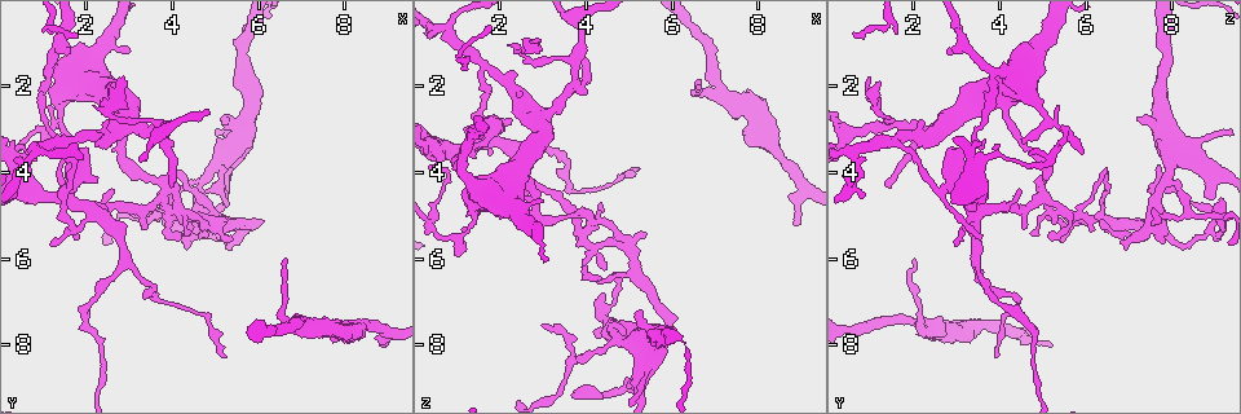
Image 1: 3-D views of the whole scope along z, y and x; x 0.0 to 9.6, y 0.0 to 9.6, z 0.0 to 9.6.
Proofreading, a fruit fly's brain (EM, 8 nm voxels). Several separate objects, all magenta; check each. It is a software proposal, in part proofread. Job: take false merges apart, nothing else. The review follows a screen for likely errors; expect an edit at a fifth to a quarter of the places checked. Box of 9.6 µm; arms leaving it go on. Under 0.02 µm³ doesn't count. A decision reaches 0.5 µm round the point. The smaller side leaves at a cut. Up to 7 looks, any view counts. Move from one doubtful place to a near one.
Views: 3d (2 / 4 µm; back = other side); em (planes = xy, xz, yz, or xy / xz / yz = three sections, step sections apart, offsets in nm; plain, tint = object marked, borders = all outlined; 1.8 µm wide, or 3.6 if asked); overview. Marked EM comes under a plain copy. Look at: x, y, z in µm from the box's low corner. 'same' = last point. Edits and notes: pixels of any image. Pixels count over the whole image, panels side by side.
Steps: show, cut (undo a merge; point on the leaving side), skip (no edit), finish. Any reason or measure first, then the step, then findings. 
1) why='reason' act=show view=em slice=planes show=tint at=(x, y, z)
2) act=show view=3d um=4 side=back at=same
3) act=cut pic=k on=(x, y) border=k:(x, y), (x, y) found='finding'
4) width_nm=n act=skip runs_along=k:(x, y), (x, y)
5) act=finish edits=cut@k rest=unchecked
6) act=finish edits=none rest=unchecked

why='sharp bend' act=show view=em slice=planes show=tint at=(3.65, 4.90, 8.35)

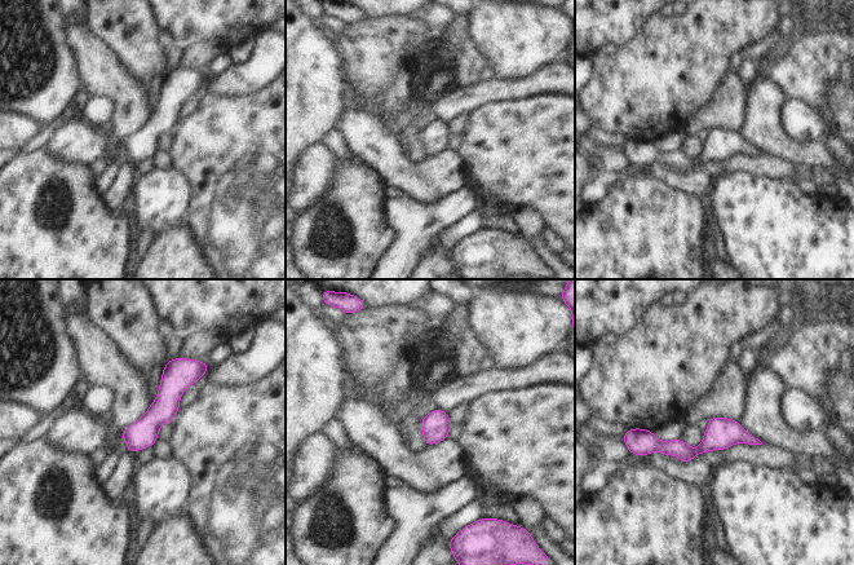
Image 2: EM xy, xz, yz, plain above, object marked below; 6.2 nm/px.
act=skip runs_along=2:(644, 438), (684, 451), (715, 437), (755, 441) found='continuous, no second cell'

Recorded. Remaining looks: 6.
why='two arms in line, one across' act=show view=em slice=xy step=8 show=tint at=(5.05, 5.00, 6.35)

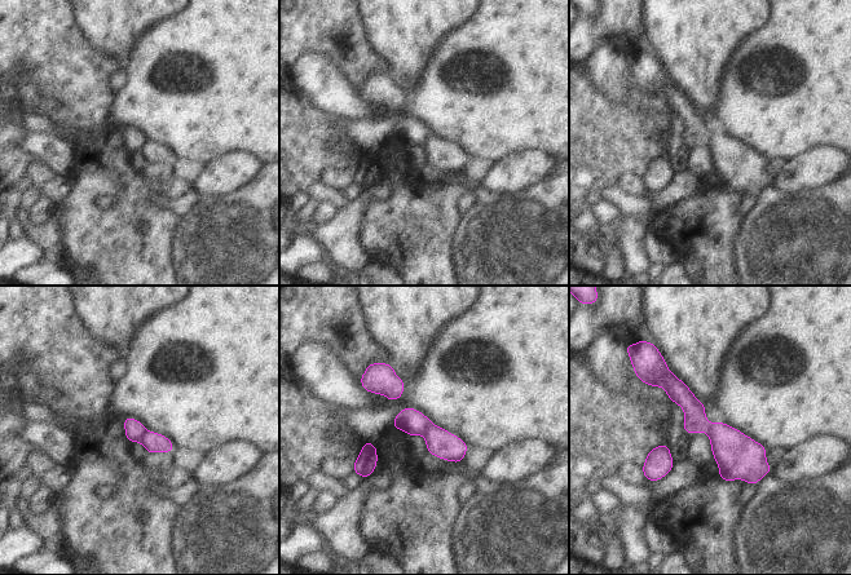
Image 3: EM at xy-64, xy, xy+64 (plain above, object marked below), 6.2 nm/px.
why='cut it another way' act=show view=em slice=planes show=tint at=same

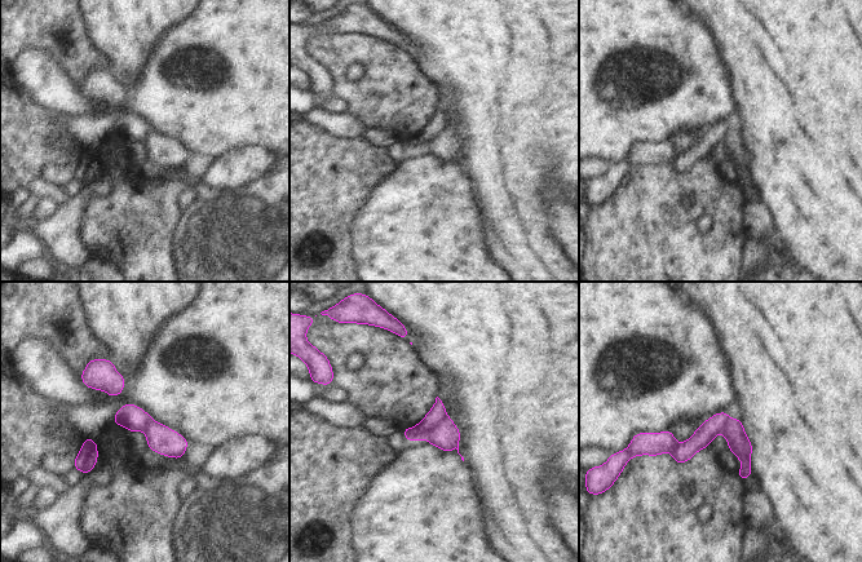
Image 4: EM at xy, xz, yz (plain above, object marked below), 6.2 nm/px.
width_nm=140 act=cut pic=4 on=(445, 436) found='two cells meet here'

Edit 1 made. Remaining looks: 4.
act=show view=overview

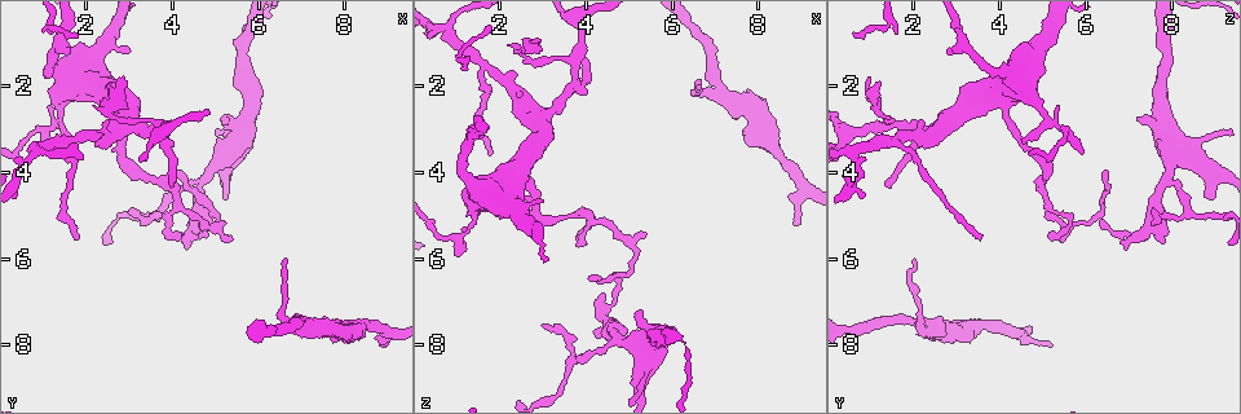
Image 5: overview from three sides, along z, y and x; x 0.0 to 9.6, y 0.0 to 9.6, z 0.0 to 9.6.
why='calibre changes' act=show view=em slice=planes show=tint at=(1.15, 2.85, 5.45)

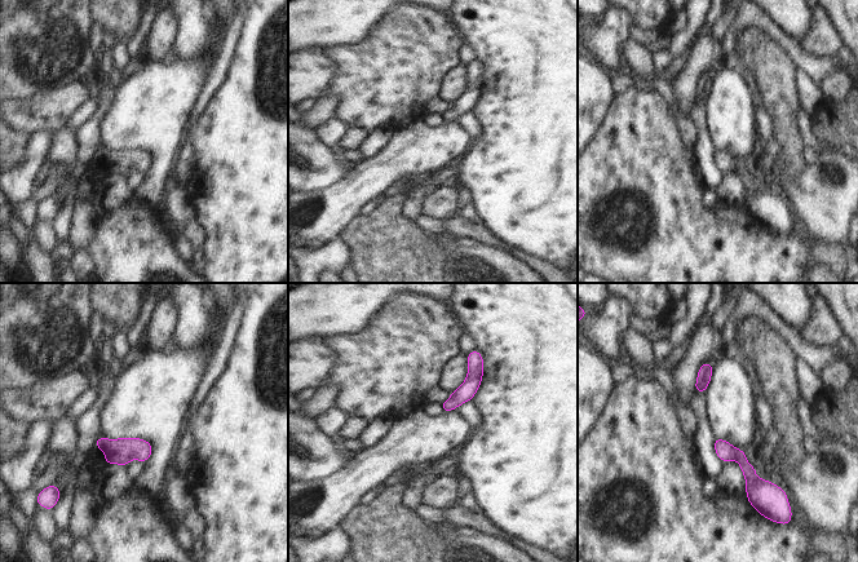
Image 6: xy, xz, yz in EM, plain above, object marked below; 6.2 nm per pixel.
act=skip runs_along=6:(717, 442), (763, 487), (772, 487) found='all the same cell'

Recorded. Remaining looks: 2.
act=finish edits=cut@4 rest=unchecked

